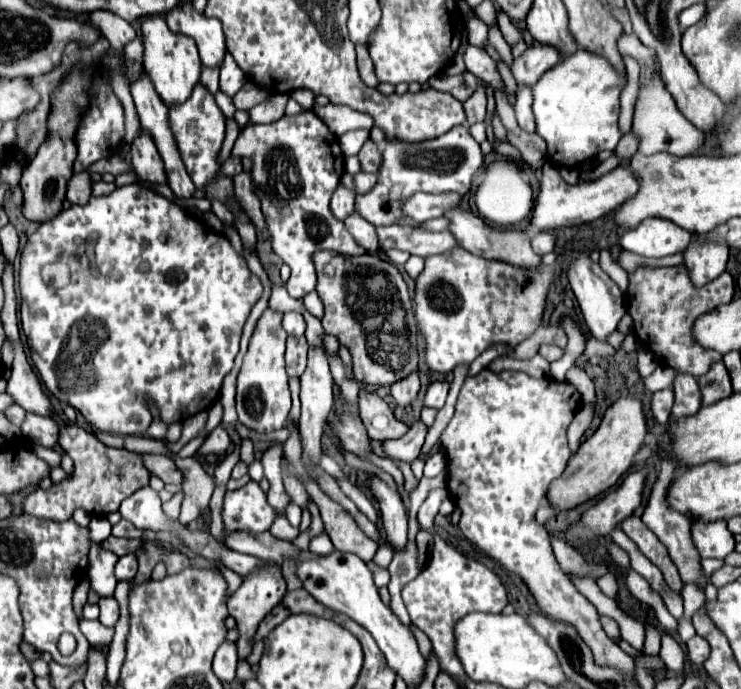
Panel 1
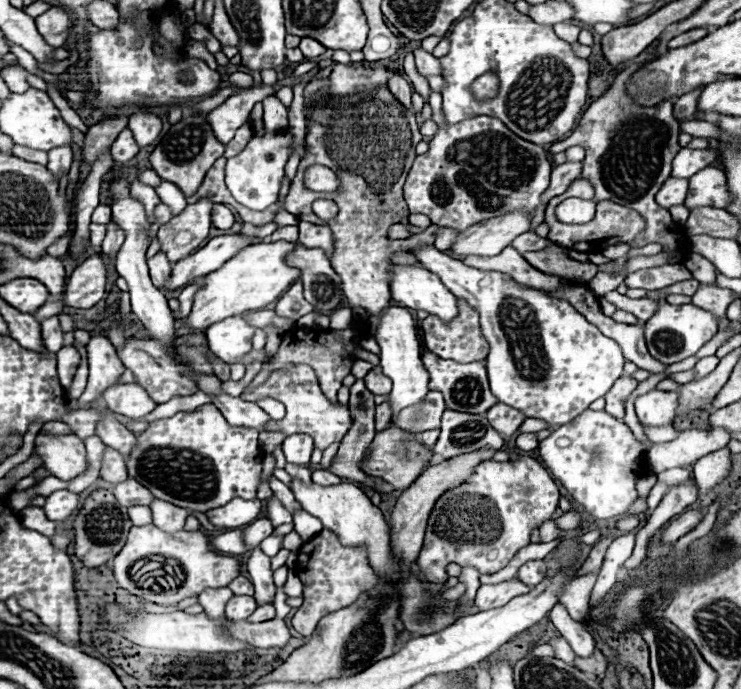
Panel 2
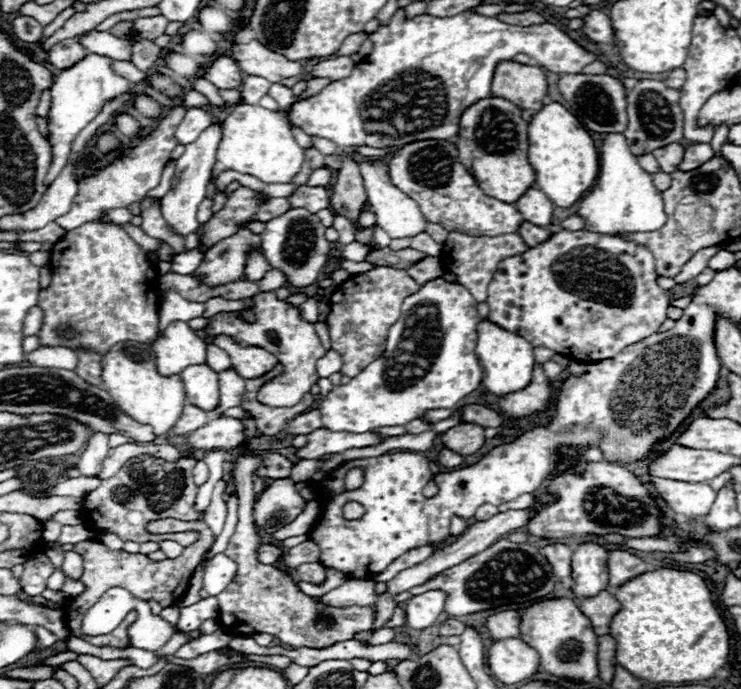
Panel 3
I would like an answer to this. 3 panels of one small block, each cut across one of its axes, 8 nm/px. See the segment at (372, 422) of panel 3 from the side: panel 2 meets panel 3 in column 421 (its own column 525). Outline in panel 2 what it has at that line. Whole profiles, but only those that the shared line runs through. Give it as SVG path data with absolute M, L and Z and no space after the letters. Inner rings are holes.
M418 246L412 254L426 270L438 274L444 286L456 298L464 298L472 308L478 308L480 326L490 344L490 352L486 356L490 390L498 398L498 402L520 410L526 418L538 418L552 428L558 428L560 424L568 424L570 420L574 420L596 398L602 398L612 388L614 380L622 376L622 366L626 360L618 344L604 336L566 300L556 300L534 288L526 288L508 274L470 268L462 264L462 260L454 260L444 252L436 250L434 246Z

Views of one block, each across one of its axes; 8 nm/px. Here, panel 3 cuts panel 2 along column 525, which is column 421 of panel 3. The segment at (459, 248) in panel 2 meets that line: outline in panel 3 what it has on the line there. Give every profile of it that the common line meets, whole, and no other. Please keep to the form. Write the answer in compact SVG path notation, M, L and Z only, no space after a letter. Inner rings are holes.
M382 160L362 162L360 172L362 172L364 184L366 184L368 200L372 202L372 208L376 212L376 224L380 228L384 228L390 234L390 238L412 238L420 232L426 232L428 220L424 218L420 208L414 204L414 200L408 200L408 196L404 196L398 188L392 186L392 180L388 176L388 168Z

